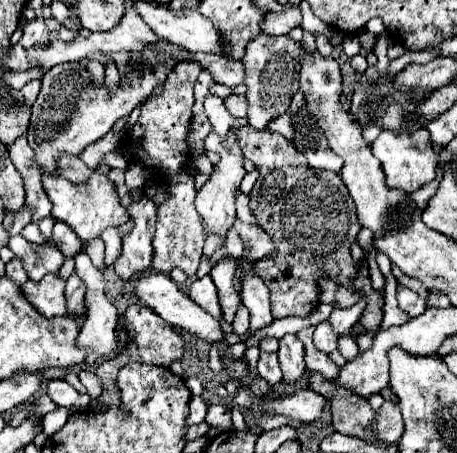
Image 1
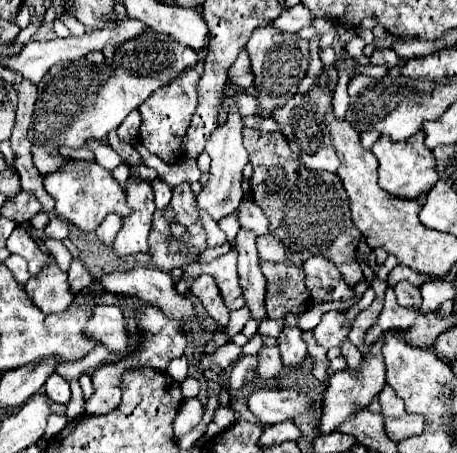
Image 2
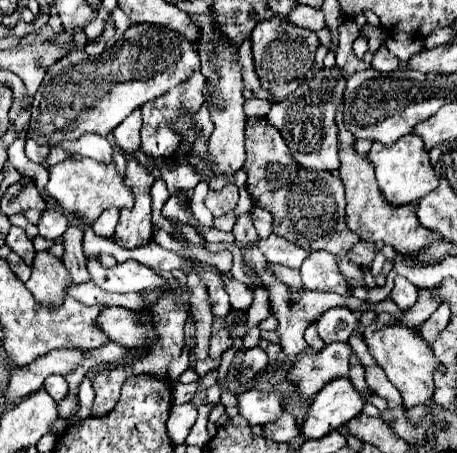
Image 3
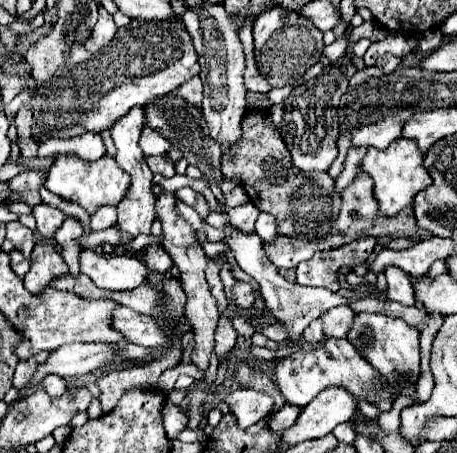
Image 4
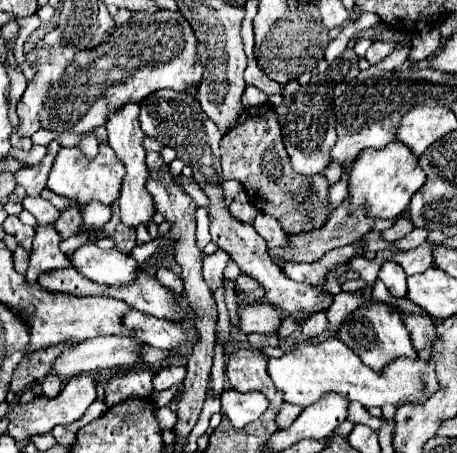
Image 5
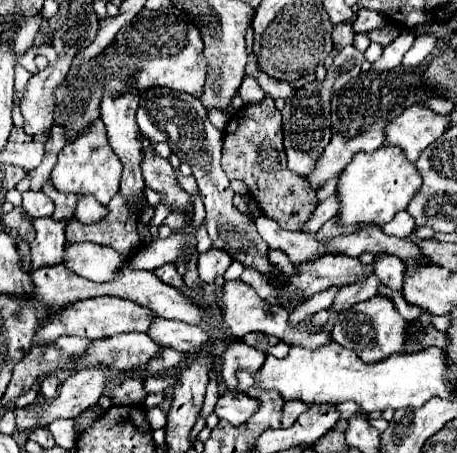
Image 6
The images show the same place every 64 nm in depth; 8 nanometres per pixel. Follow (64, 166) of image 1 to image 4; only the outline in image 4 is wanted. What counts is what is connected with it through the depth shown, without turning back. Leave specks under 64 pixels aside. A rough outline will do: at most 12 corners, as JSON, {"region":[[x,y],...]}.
{"region":[[17,137],[21,155],[37,157],[38,144],[32,138]]}

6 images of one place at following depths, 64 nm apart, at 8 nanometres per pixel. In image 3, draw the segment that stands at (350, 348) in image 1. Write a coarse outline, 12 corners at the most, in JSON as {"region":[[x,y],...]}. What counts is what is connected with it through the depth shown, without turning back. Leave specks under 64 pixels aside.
{"region":[[355,354],[350,359],[350,379],[360,392],[368,386],[365,367]]}

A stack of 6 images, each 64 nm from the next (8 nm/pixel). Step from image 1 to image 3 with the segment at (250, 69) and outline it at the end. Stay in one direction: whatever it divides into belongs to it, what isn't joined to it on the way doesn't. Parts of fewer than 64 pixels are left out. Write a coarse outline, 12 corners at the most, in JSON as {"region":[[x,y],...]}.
{"region":[[262,20],[252,30],[256,74],[270,102],[298,88],[320,40]]}

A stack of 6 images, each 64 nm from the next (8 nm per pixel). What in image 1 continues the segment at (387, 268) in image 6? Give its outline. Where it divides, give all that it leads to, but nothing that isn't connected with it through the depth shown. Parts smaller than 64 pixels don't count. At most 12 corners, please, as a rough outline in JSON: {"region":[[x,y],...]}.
{"region":[[398,284],[398,306],[416,318],[426,302],[410,288]]}

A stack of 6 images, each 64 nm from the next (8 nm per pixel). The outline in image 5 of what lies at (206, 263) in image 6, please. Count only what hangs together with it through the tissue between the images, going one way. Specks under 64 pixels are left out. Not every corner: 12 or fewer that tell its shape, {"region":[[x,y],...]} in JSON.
{"region":[[224,250],[204,258],[204,280],[212,292],[222,286],[230,256]]}

